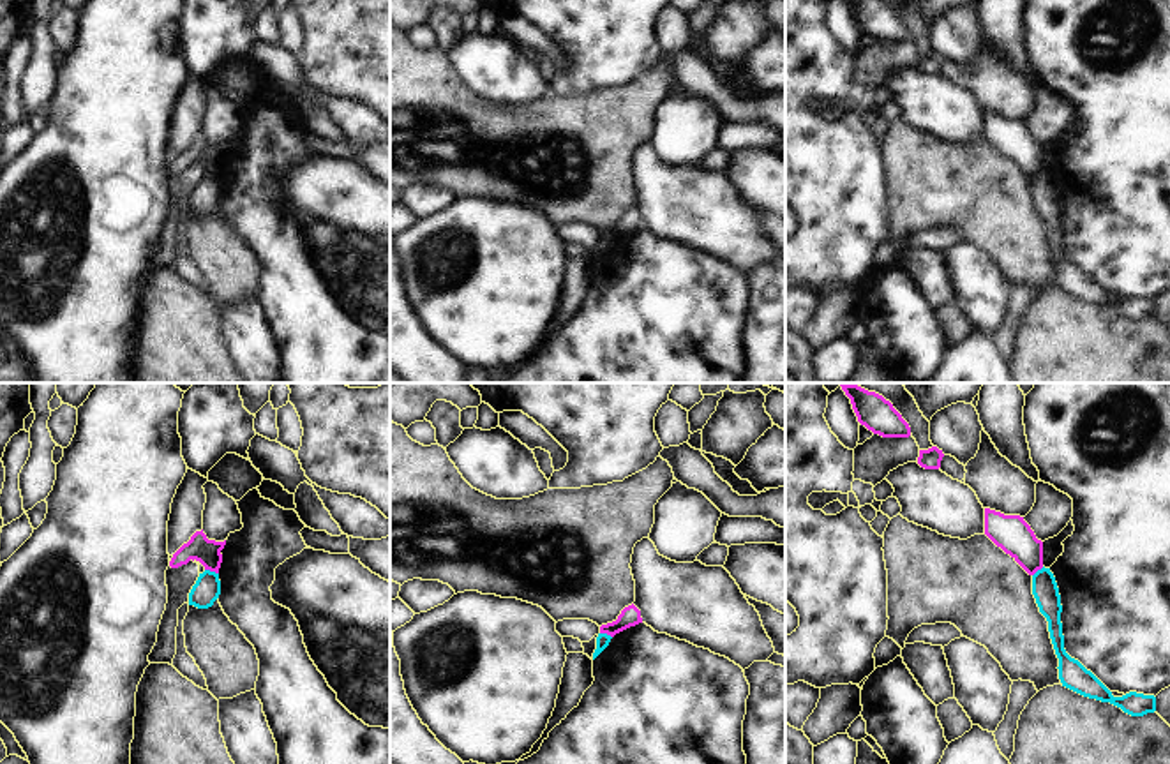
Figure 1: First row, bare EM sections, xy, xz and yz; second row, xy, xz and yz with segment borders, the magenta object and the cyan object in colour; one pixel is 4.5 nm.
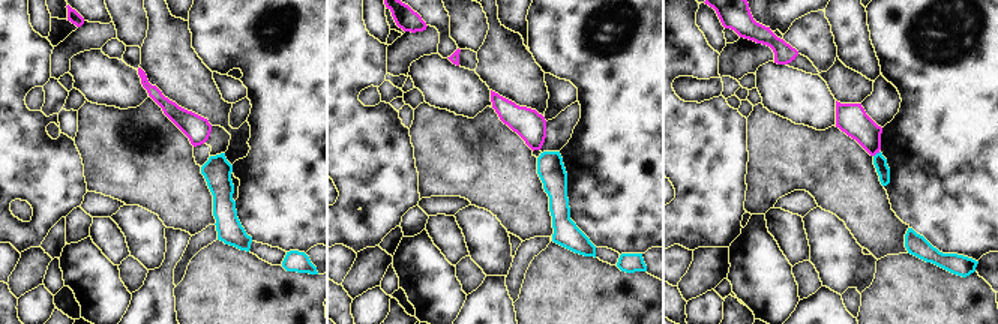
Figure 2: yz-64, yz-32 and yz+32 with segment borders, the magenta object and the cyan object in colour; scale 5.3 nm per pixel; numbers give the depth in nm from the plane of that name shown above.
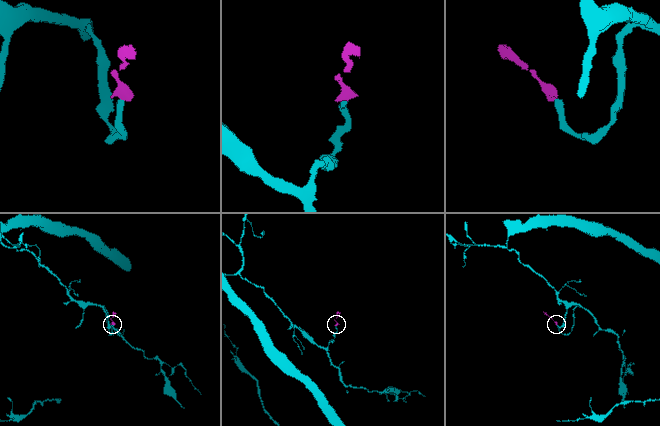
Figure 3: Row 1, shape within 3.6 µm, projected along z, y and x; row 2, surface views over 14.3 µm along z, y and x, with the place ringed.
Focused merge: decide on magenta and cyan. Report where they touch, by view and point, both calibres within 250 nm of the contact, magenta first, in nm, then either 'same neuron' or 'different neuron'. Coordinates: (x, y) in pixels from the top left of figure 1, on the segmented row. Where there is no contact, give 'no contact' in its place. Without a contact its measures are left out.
xy (212, 570) | 120/120 nm | different neuron

